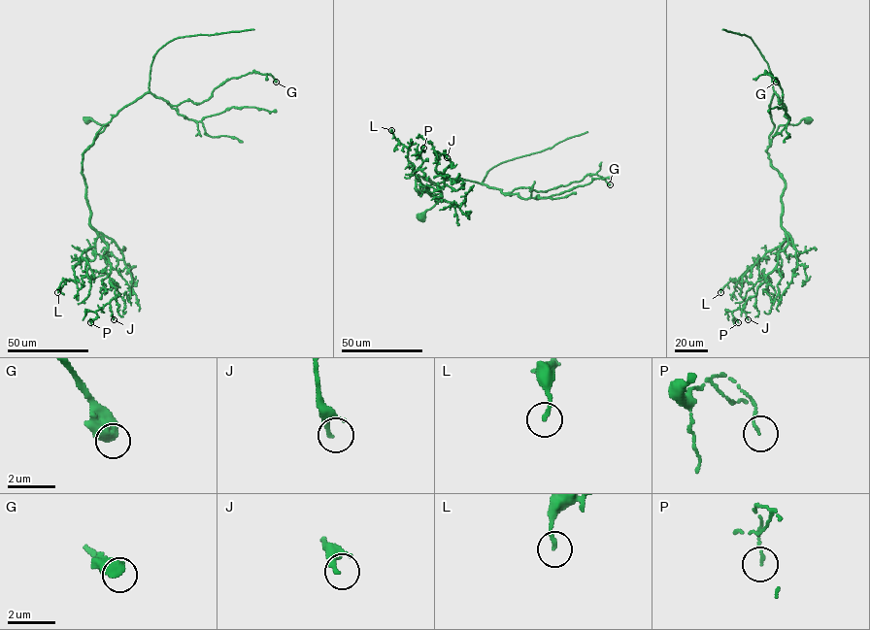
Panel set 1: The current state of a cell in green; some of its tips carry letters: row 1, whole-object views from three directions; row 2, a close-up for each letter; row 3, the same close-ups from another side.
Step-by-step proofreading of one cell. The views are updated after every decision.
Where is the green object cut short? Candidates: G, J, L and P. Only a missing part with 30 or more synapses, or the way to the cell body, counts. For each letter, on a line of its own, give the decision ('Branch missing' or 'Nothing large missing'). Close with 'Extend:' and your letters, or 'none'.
G: Nothing large missing
J: Nothing large missing
L: Nothing large missing
P: Nothing large missing
Extend: none

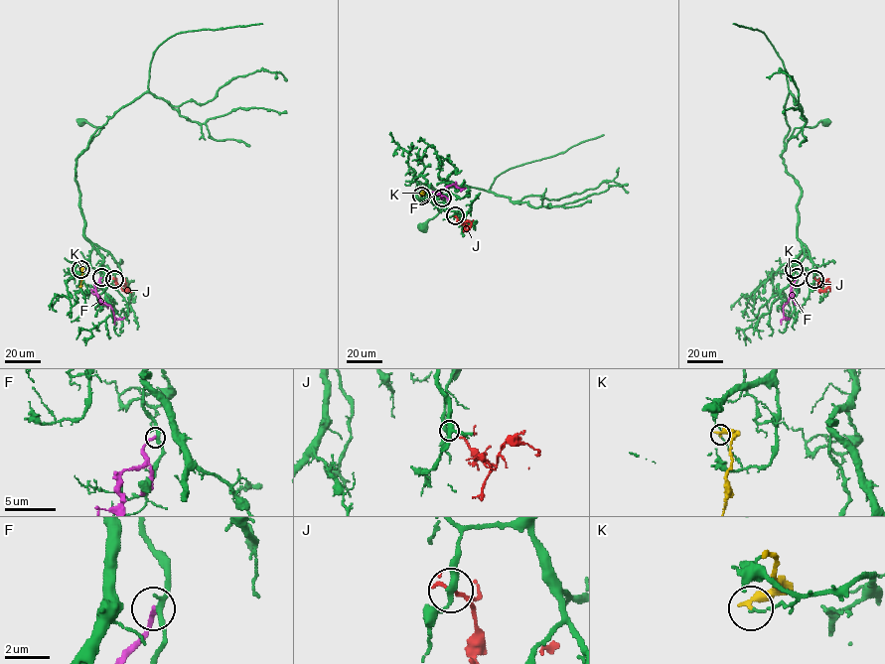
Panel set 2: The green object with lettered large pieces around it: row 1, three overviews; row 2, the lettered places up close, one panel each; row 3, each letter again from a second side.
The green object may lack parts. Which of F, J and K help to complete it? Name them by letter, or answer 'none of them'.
none of them

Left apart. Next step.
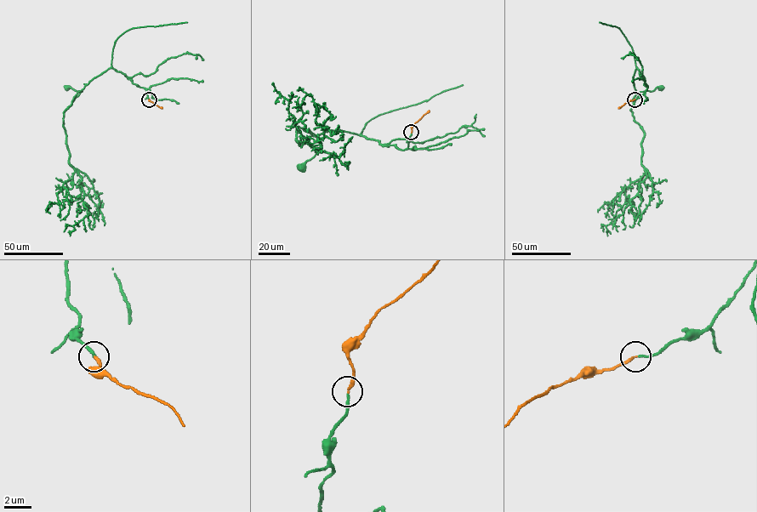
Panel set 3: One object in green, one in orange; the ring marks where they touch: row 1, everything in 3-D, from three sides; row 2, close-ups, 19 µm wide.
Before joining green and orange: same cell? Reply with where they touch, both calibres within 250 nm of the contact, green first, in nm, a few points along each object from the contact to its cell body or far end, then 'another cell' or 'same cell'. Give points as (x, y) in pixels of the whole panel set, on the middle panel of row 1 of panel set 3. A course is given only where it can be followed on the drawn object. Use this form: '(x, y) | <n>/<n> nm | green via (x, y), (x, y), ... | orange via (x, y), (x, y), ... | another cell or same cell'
(411, 132) | 160/220 nm | green via (411, 133), (404, 150), (353, 133), (315, 134), (308, 130), (321, 147), (302, 167) | orange via (411, 133), (411, 127), (429, 110) | same cell

